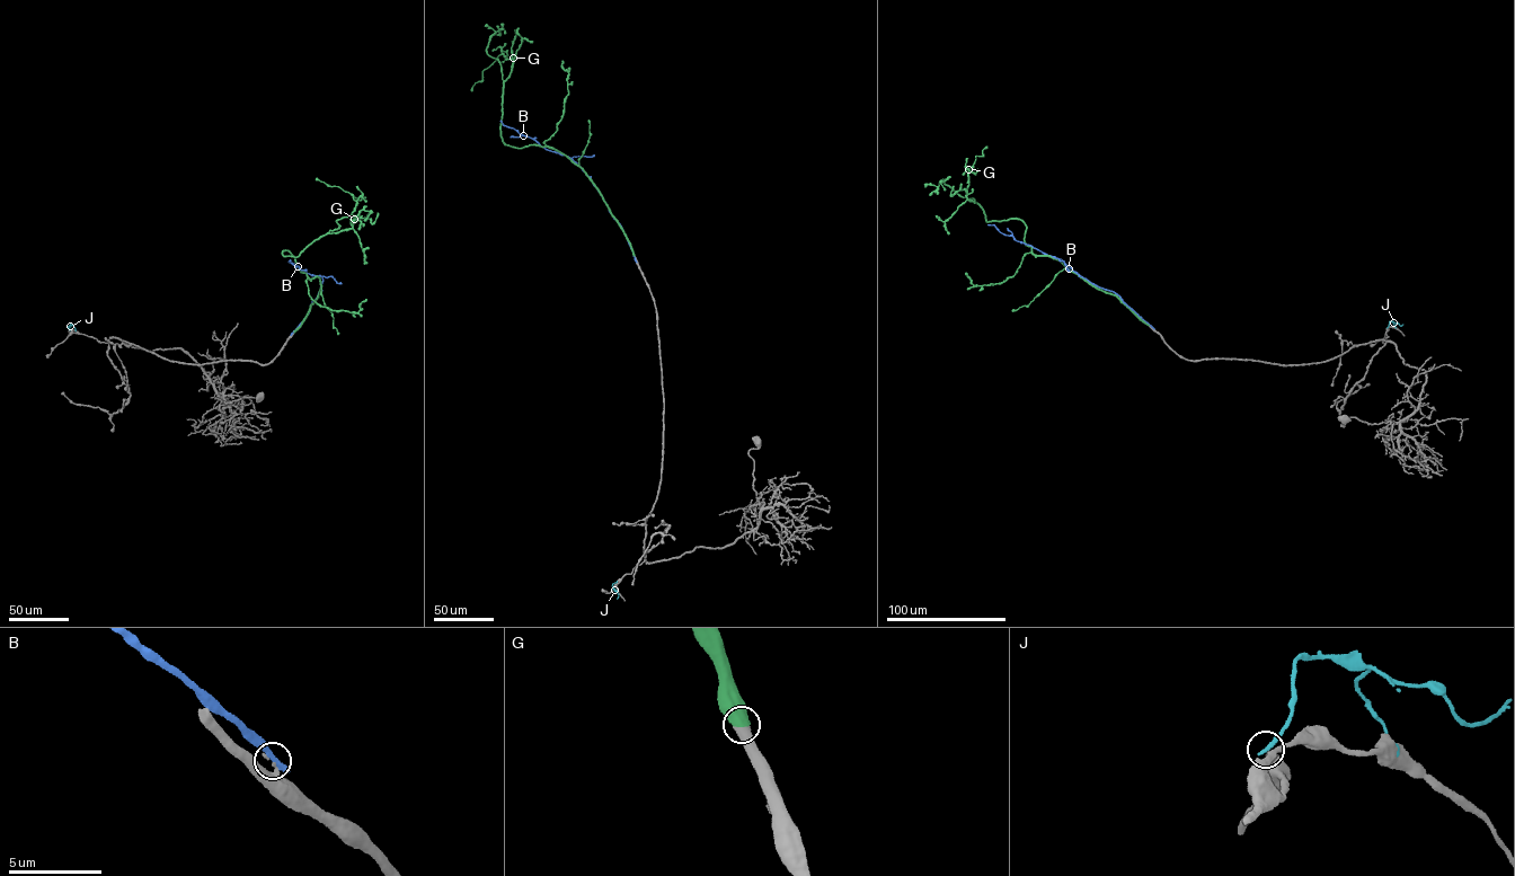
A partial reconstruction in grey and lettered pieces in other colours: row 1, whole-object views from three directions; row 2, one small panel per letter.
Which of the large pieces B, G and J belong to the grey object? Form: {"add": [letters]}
{"add": ["G"]}

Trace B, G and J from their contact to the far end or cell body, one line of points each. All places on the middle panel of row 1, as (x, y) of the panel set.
B: (636, 262), (622, 228), (578, 165), (546, 150), (501, 121)
G: (634, 255), (583, 169), (549, 147), (513, 147), (503, 141), (503, 86), (513, 60), (498, 55), (471, 91)
J: (617, 581), (612, 586), (617, 599)

